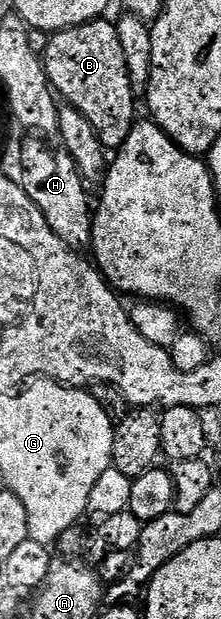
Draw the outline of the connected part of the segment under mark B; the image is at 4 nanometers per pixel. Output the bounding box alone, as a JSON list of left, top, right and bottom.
[42,21,138,152]

